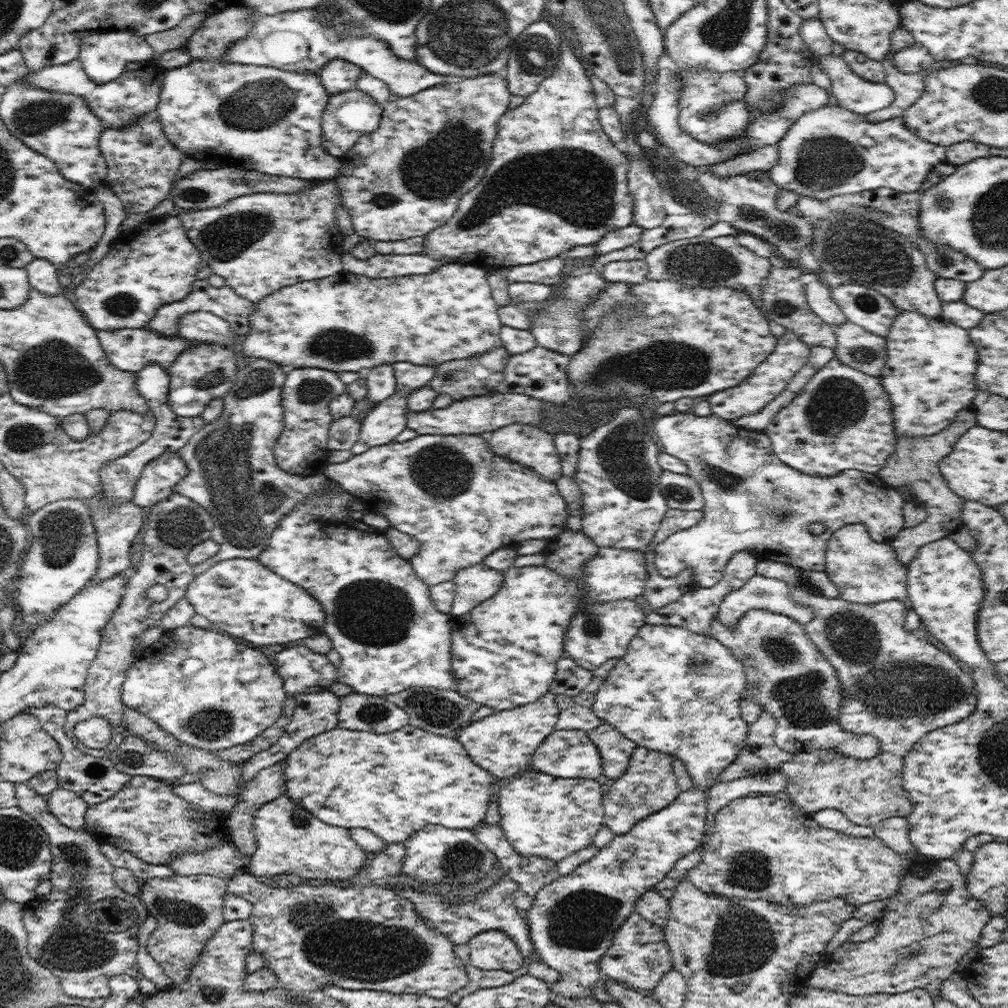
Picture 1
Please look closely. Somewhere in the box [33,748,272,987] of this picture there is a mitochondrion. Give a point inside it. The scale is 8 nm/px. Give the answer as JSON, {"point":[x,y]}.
{"point":[68,949]}

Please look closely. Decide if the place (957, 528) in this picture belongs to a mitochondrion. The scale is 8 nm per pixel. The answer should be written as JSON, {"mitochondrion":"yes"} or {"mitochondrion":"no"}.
{"mitochondrion":"no"}

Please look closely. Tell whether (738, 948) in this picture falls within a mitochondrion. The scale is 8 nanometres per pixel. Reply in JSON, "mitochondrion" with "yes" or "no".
{"mitochondrion":"yes"}

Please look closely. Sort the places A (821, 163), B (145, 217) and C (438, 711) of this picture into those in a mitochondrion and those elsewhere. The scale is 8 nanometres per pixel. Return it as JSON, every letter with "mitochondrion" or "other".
{"A":"mitochondrion","B":"other","C":"mitochondrion"}

